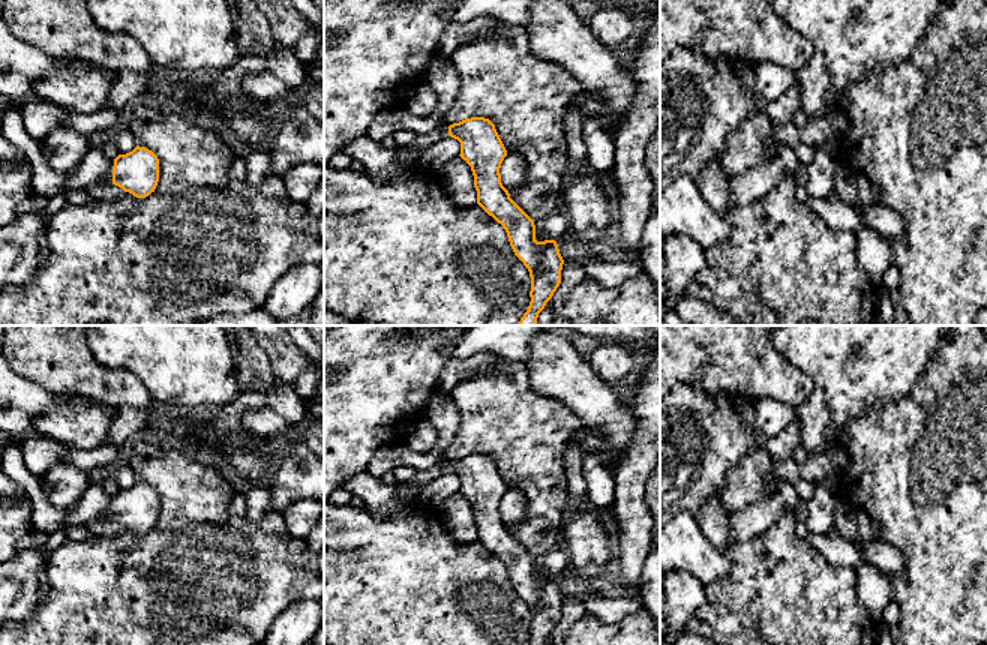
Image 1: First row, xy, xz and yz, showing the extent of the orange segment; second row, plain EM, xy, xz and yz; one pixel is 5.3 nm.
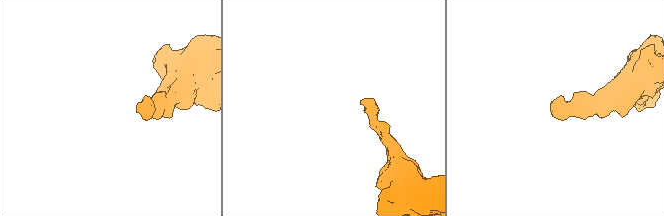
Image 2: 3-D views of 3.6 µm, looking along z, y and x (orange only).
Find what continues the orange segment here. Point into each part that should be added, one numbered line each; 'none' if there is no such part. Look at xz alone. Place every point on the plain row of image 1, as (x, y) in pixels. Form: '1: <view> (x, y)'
1: xz (422, 477)

